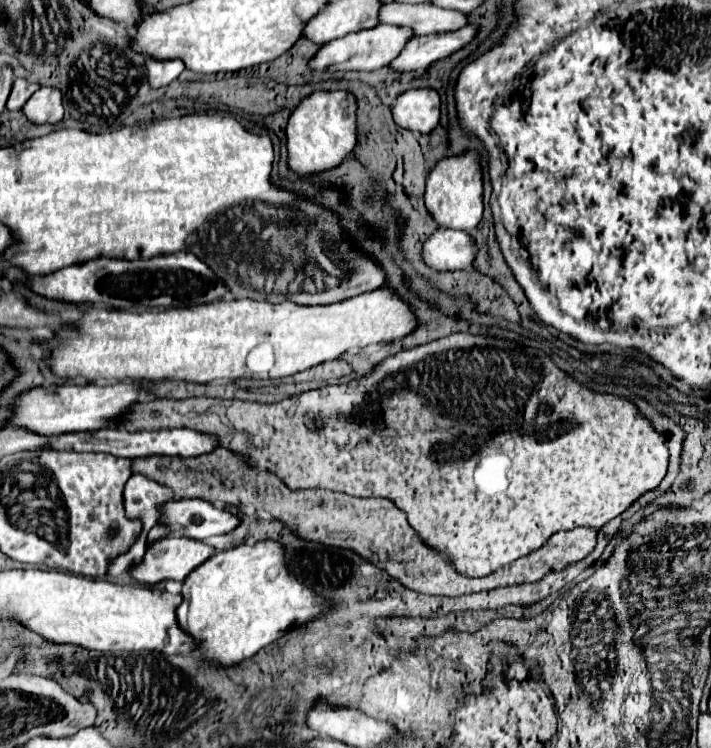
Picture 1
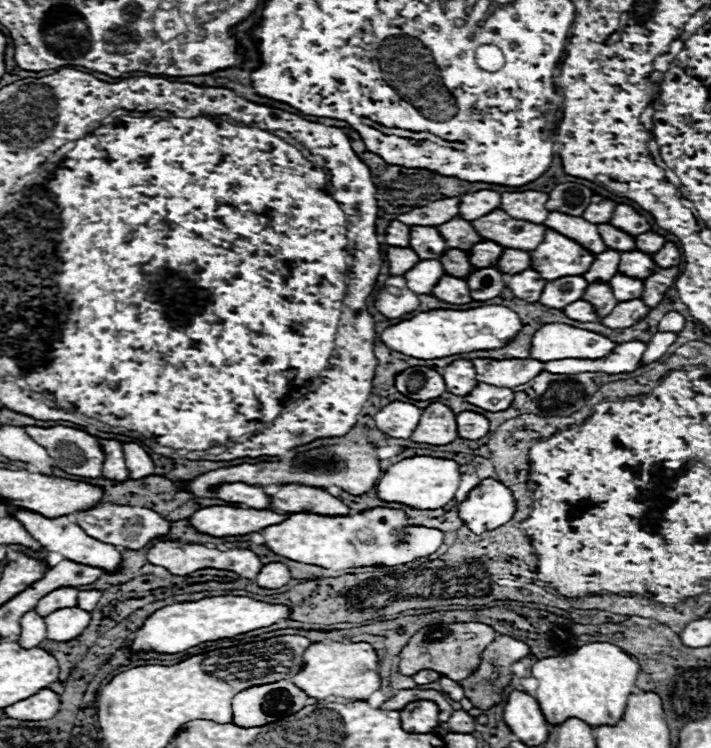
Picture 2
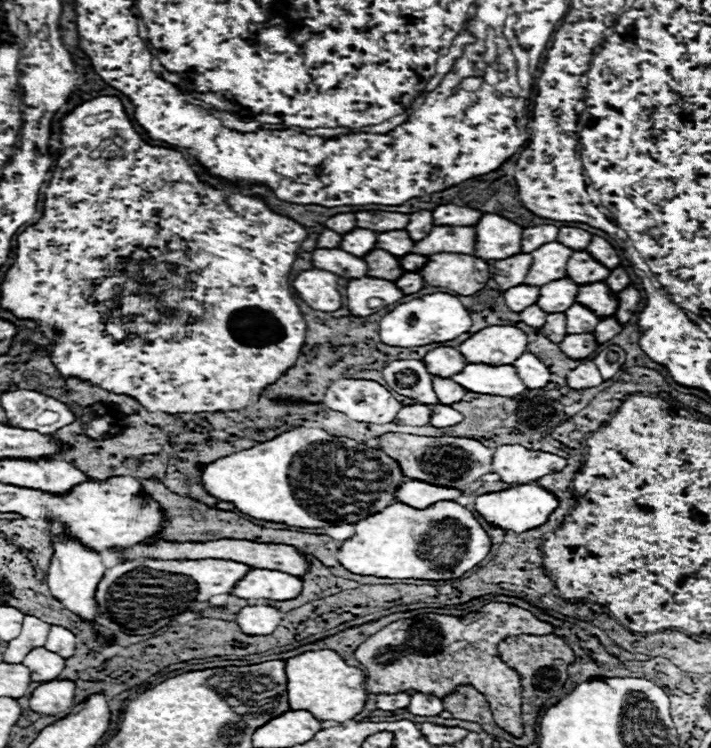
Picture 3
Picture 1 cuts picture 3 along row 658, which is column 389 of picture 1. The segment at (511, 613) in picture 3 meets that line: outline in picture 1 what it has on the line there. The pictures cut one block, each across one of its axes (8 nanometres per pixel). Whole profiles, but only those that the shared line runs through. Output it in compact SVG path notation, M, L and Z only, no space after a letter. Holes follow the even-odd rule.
M458 332L430 344L422 344L410 350L402 350L374 368L374 374L352 380L350 384L324 386L310 390L292 398L284 398L274 404L244 402L244 400L218 400L218 398L188 398L188 400L148 400L134 404L134 410L126 416L128 430L168 430L168 428L194 428L198 432L216 434L220 446L246 454L252 466L266 468L274 472L290 490L302 488L324 488L334 492L344 492L358 498L386 498L394 502L408 518L410 526L420 534L420 538L434 550L444 552L456 566L460 574L466 576L488 576L490 572L508 566L510 562L538 550L552 534L560 530L572 530L576 526L602 528L606 522L628 510L642 494L654 490L668 470L668 446L664 434L656 432L652 422L646 420L638 406L622 396L592 392L582 386L572 374L560 370L552 358L538 350L520 346L518 342L494 338L486 334Z

